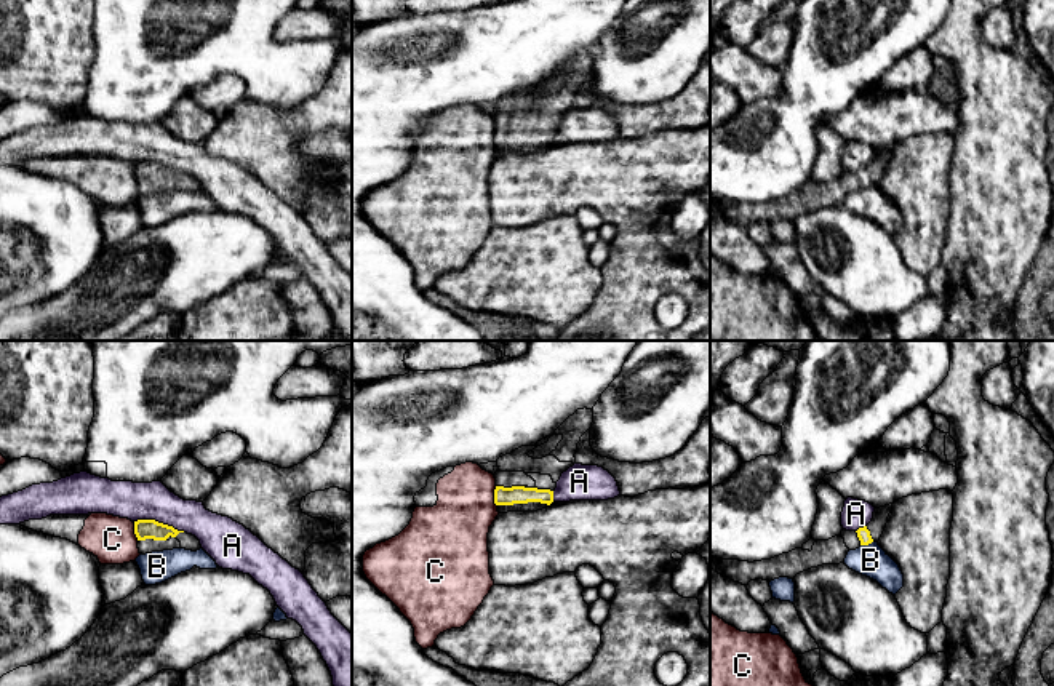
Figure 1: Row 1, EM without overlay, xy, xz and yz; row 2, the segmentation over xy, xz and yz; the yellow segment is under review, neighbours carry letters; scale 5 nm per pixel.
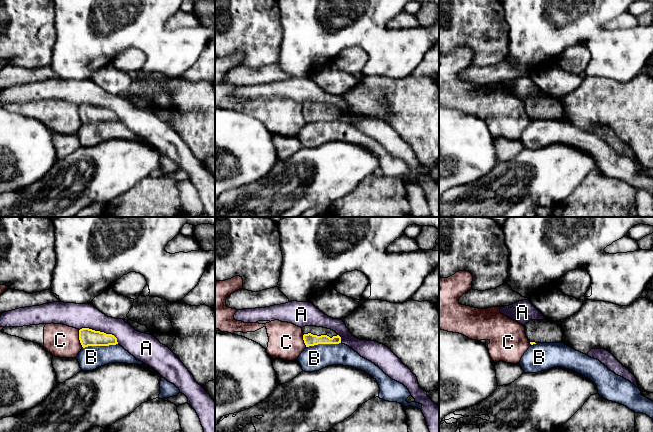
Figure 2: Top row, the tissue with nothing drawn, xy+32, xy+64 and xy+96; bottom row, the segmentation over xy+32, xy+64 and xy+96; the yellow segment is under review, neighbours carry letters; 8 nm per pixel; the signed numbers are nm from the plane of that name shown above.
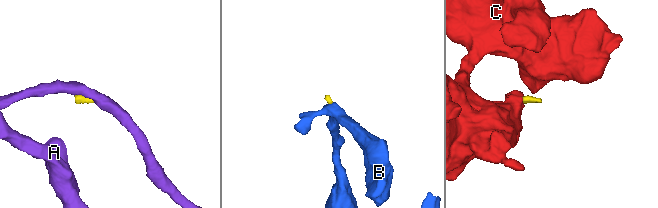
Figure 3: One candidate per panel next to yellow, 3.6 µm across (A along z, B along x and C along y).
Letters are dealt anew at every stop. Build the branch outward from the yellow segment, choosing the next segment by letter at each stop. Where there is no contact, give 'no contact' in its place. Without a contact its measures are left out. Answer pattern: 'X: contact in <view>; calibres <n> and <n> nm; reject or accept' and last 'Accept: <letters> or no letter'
A: contact in xy; calibres 100 and 190 nm; reject
B: contact in yz; calibres 70 and 160 nm; reject
C: contact in xz; calibres 100 and 320 nm; reject
Accept: no letter

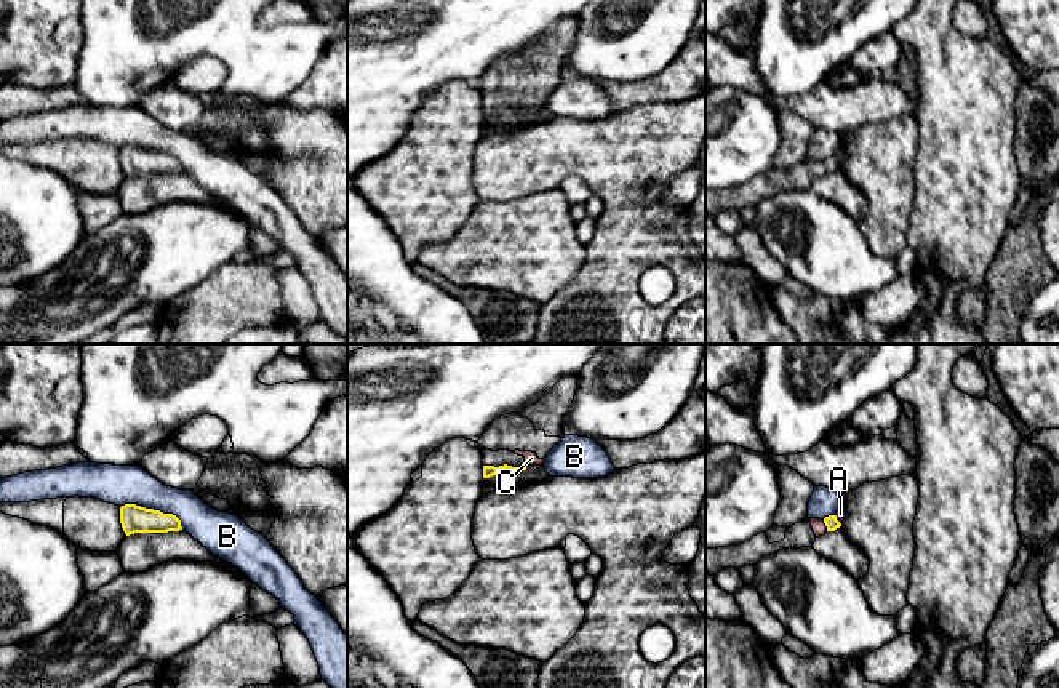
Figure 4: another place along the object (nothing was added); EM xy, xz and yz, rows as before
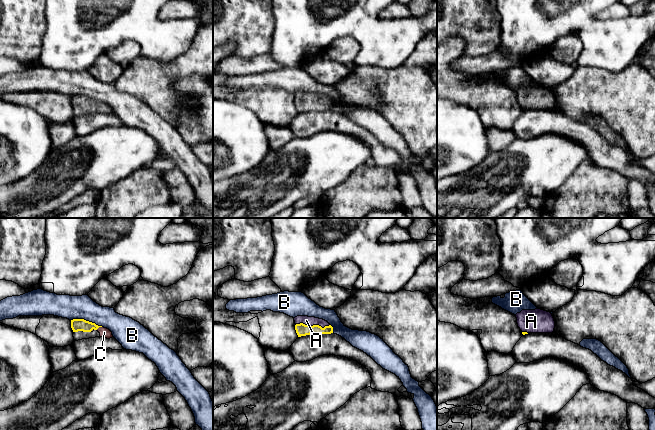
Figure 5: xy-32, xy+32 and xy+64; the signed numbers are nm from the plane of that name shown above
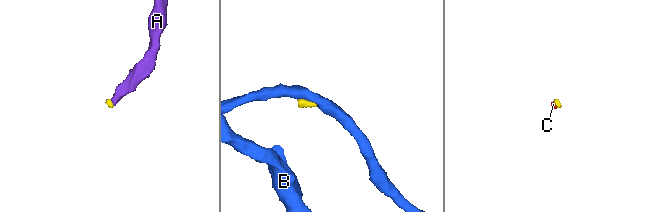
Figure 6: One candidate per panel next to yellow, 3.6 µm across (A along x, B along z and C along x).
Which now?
A: contact in yz; calibres 70 and 50 nm; accept
B: contact in xy; calibres 140 and 200 nm; reject
C: contact in yz; calibres 70 and 70 nm; accept
Accept: A, C

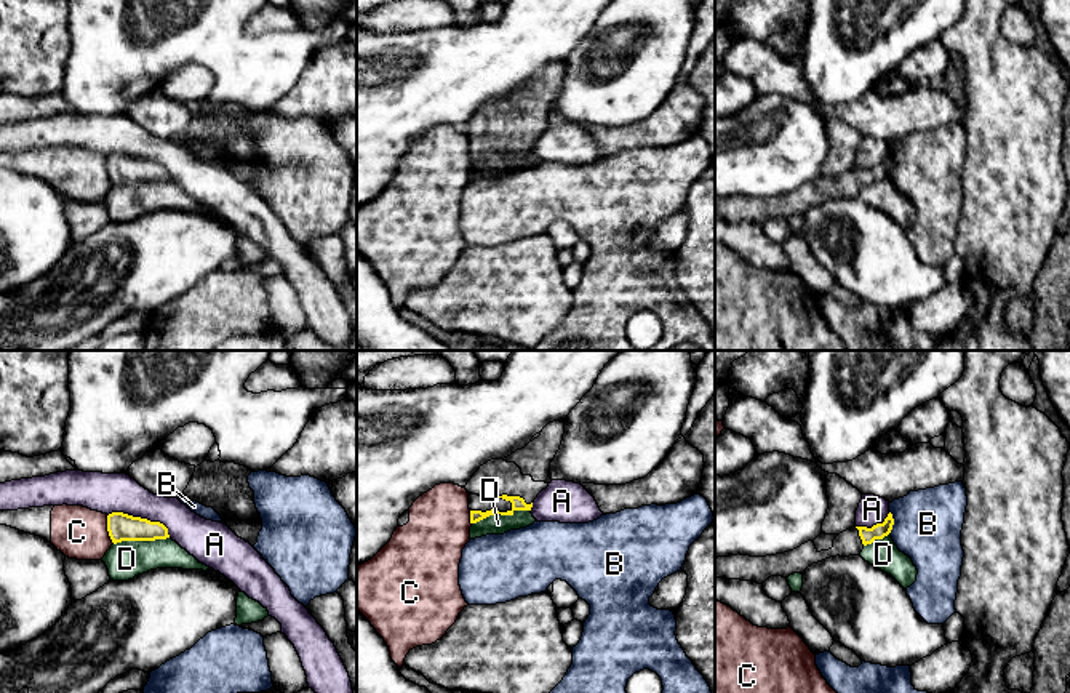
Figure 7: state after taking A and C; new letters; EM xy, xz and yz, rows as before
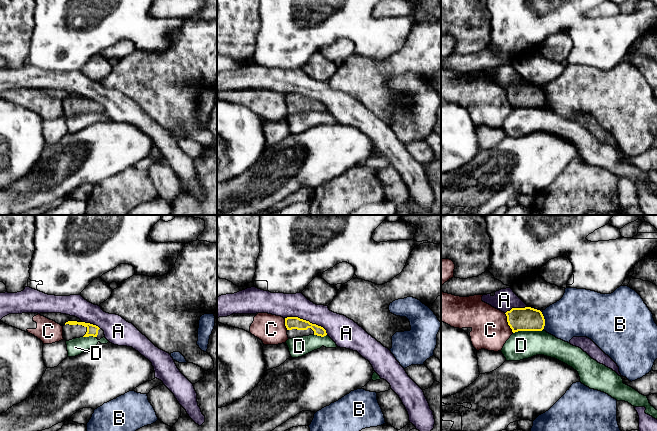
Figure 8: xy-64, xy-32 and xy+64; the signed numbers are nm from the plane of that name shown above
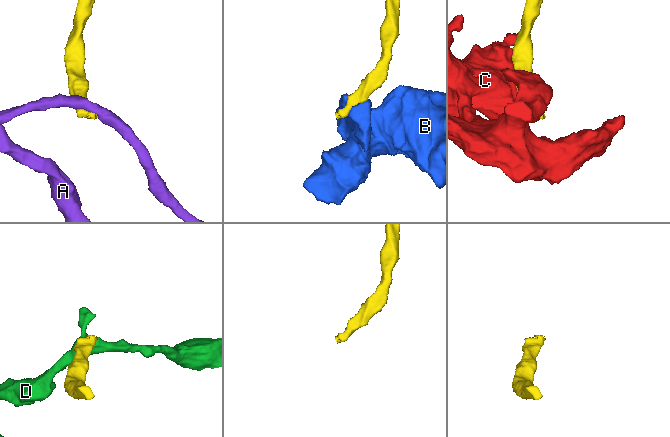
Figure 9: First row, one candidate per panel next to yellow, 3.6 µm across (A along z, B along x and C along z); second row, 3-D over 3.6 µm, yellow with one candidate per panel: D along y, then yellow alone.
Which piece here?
A: contact in xy; calibres 140 and 200 nm; reject
B: contact in yz; calibres 80 and 340 nm; reject
C: contact in xy; calibres 140 and 260 nm; reject
D: contact in xz; calibres 70 and 100 nm; reject
Accept: no letter

